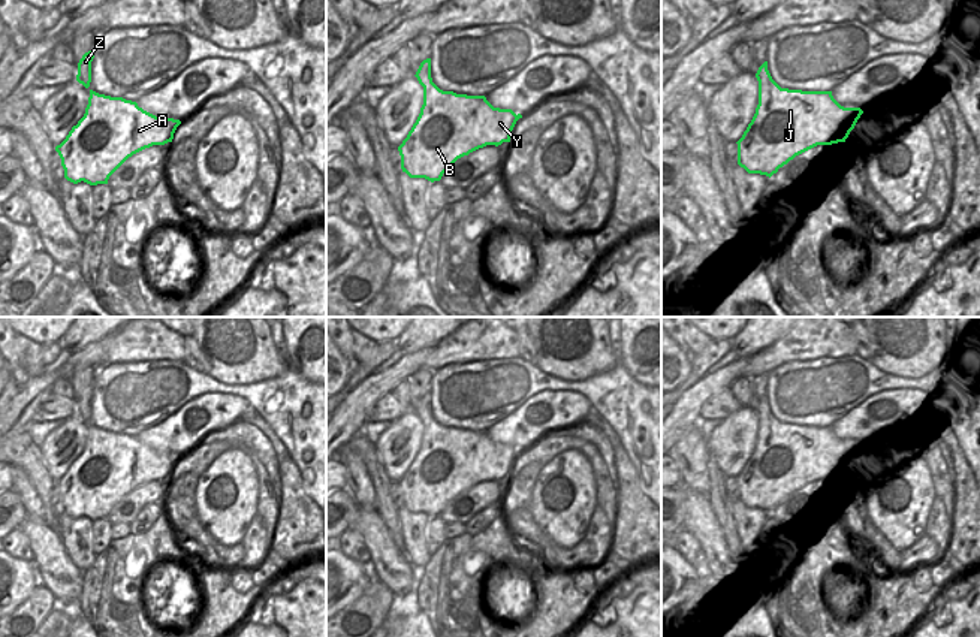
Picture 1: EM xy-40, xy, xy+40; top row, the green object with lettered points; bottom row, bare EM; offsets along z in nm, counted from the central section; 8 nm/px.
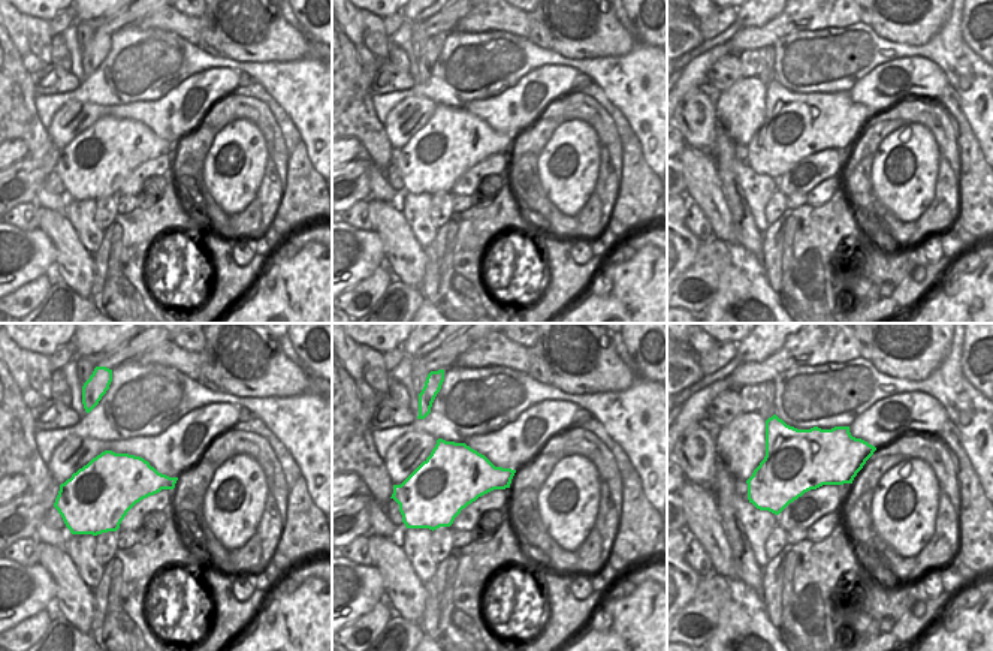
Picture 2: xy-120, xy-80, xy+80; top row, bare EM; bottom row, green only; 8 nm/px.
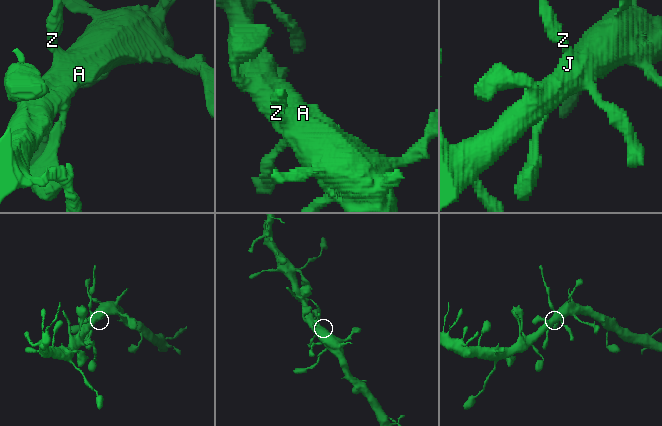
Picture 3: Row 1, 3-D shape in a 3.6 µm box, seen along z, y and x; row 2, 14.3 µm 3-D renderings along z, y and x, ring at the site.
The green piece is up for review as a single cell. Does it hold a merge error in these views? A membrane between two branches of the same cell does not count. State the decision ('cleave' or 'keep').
keep

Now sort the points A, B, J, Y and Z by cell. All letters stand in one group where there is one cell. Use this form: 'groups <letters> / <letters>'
groups A B J Y Z

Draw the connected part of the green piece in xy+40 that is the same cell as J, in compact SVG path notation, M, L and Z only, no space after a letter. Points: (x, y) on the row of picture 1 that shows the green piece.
M765 61L756 78L759 105L738 144L738 164L748 173L772 176L796 156L817 147L845 142L860 108L844 108L832 91L781 88Z

